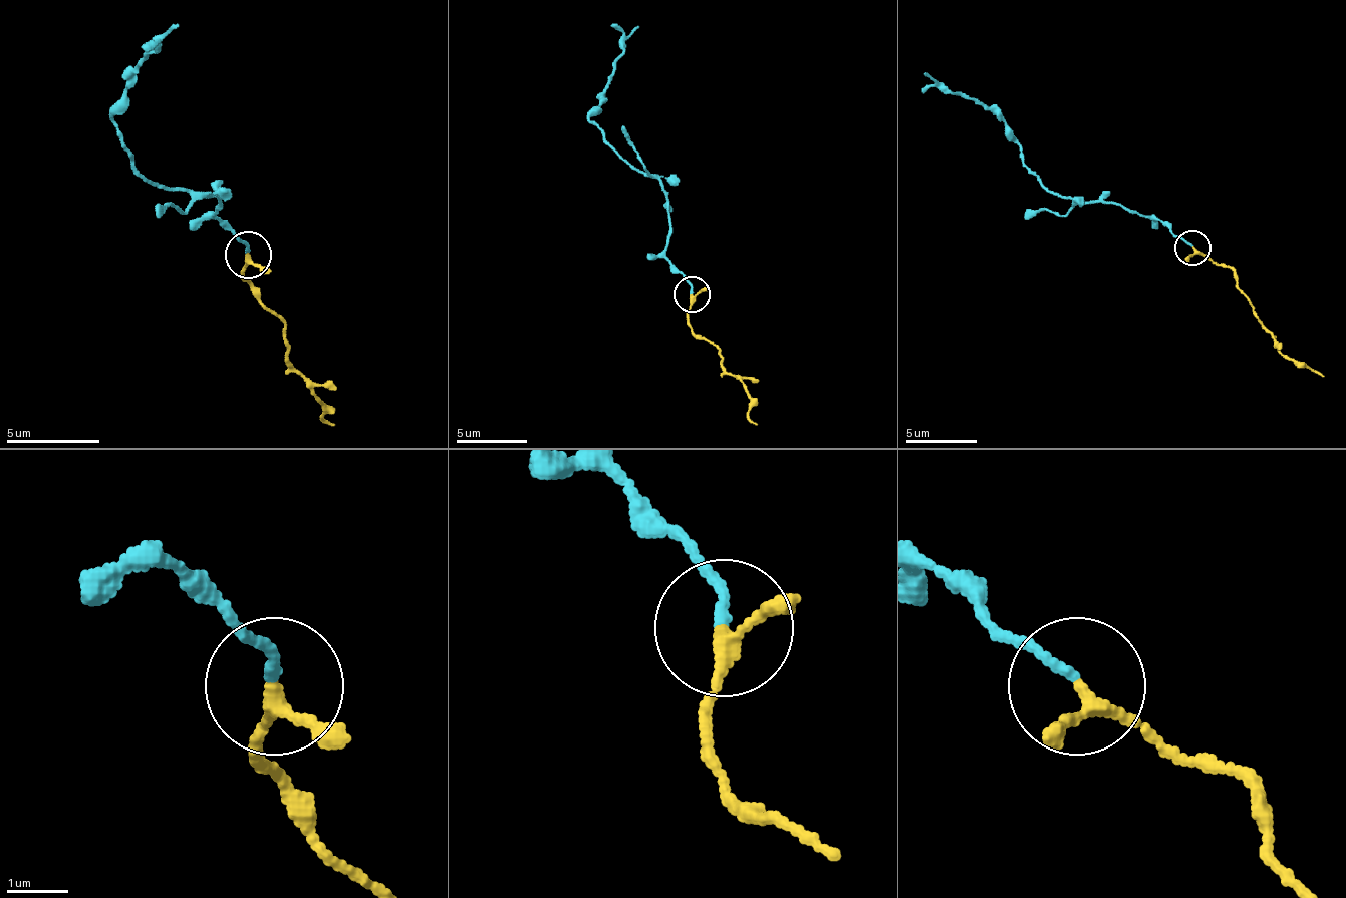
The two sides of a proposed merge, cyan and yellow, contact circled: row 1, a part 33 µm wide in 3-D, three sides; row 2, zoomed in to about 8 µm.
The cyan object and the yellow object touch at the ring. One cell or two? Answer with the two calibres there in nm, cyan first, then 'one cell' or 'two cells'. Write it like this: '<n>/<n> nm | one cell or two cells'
160/200 nm | one cell

